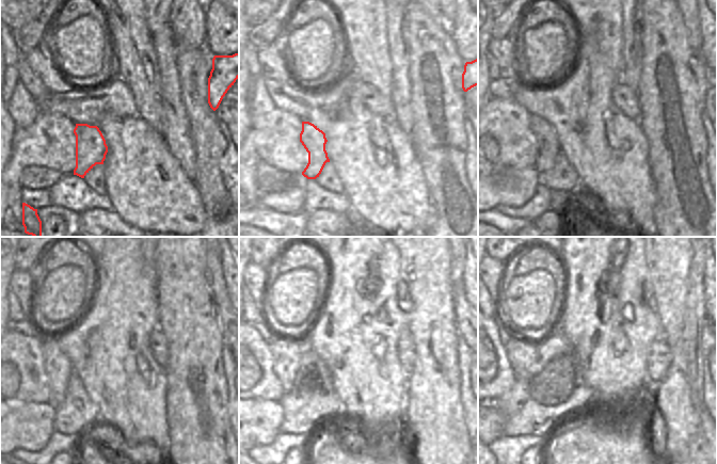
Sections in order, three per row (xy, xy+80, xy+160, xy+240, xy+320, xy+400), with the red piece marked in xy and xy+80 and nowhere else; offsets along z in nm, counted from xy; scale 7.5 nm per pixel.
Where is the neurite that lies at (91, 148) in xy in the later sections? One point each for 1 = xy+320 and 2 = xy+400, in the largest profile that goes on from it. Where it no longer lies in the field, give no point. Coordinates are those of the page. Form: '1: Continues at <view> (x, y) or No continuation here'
1: Continues at xy+320 (287, 350)
2: Continues at xy+400 (519, 350)

